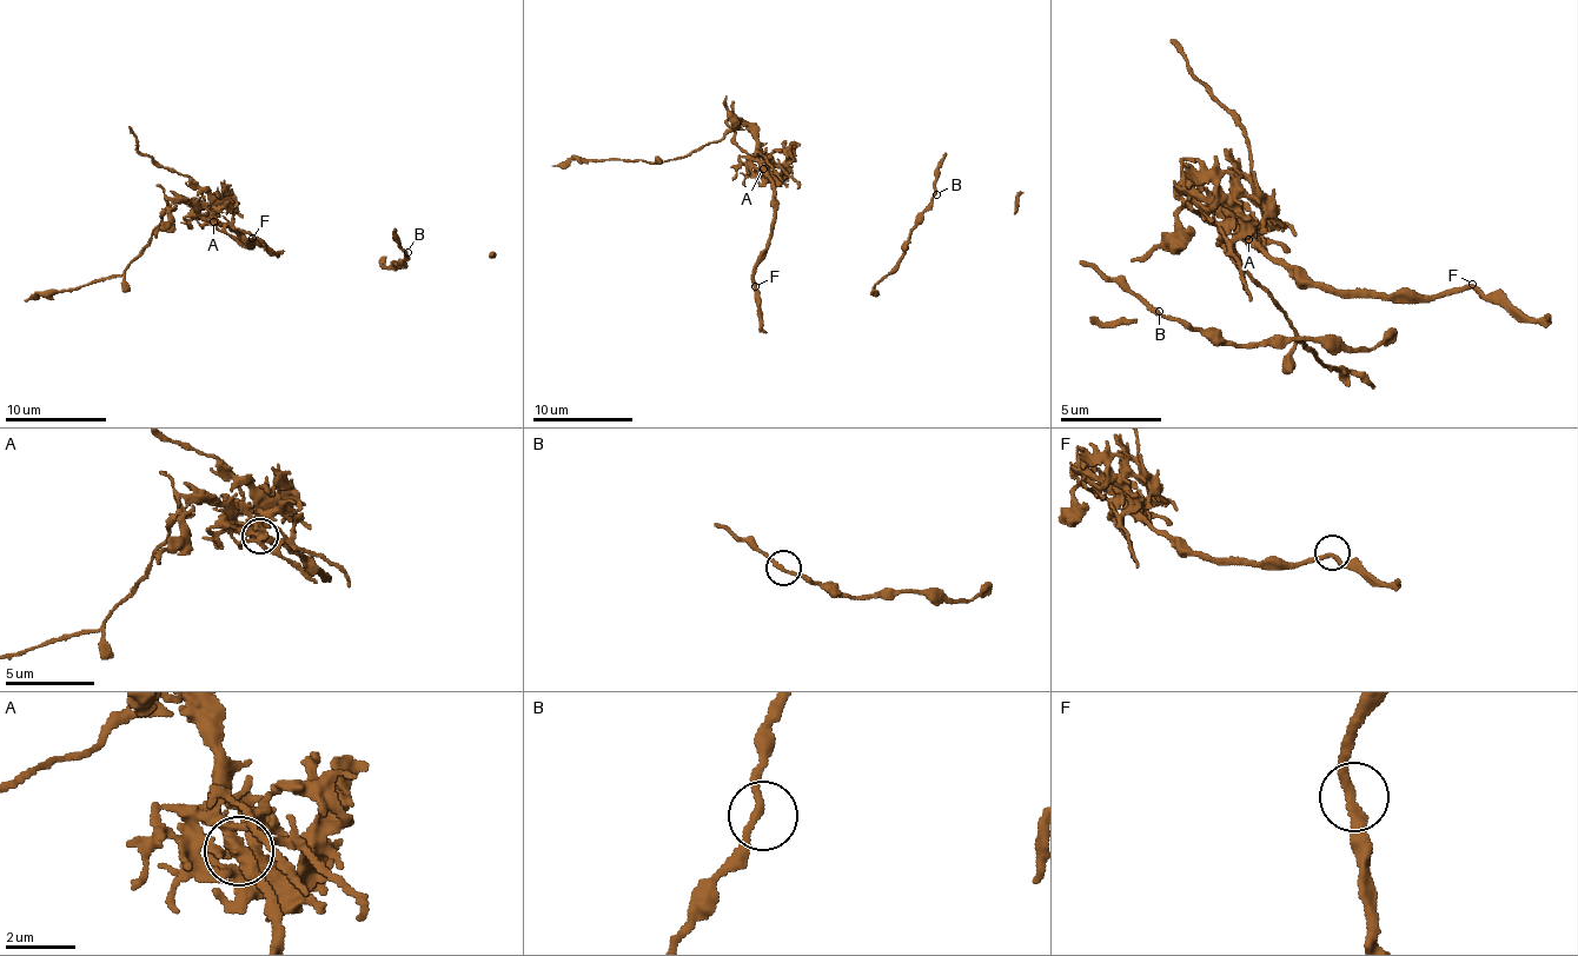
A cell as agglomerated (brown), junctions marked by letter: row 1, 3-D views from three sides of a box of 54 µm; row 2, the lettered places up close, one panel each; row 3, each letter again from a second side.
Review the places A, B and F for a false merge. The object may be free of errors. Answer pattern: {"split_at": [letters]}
{"split_at": ["A"]}

